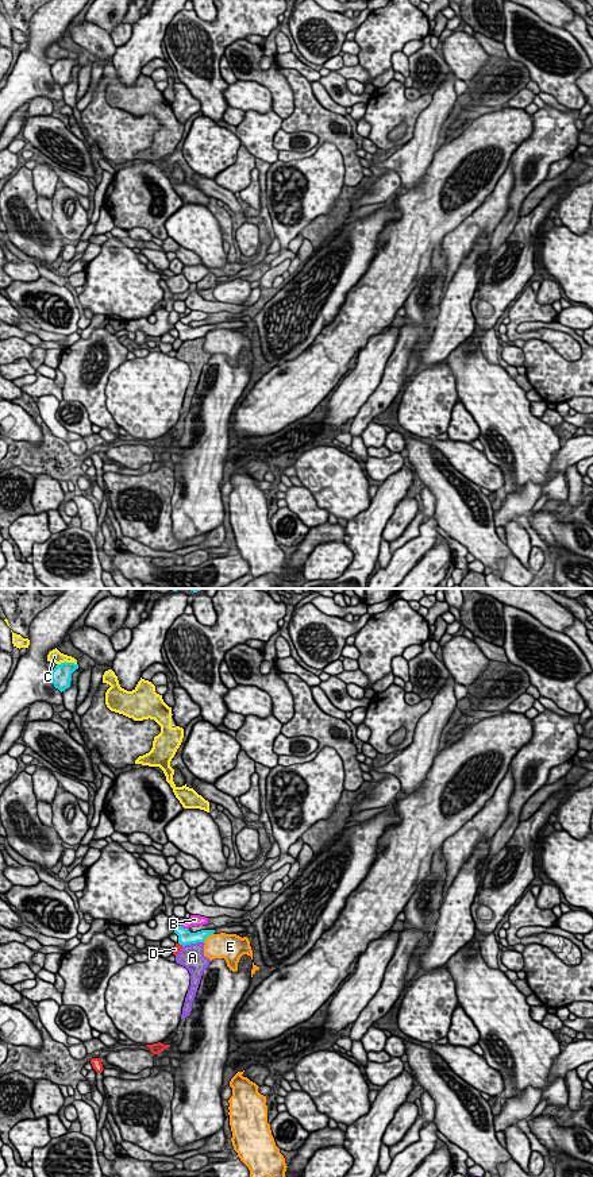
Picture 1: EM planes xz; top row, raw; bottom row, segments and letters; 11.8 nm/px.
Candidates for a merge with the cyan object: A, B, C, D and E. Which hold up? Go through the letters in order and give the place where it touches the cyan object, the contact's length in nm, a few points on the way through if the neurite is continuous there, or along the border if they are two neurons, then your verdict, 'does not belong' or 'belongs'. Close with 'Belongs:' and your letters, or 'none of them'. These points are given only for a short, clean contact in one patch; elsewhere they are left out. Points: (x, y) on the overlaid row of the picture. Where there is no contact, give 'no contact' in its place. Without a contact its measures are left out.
A: meets cyan in xz at (192, 942); contact 260 nm long; does not belong
B: meets cyan in xz at (183, 927); contact 130 nm long; does not belong
C: meets cyan in xz at (68, 663); contact 260 nm long; does not belong
D: meets cyan in xz at (181, 944); contact 70 nm long; border along xz (178, 942), (183, 945); does not belong
E: meets cyan in xz at (207, 936); contact 160 nm long; does not belong
Belongs: none of them

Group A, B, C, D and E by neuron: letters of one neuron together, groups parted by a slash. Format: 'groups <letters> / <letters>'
groups A / B / C / D / E

